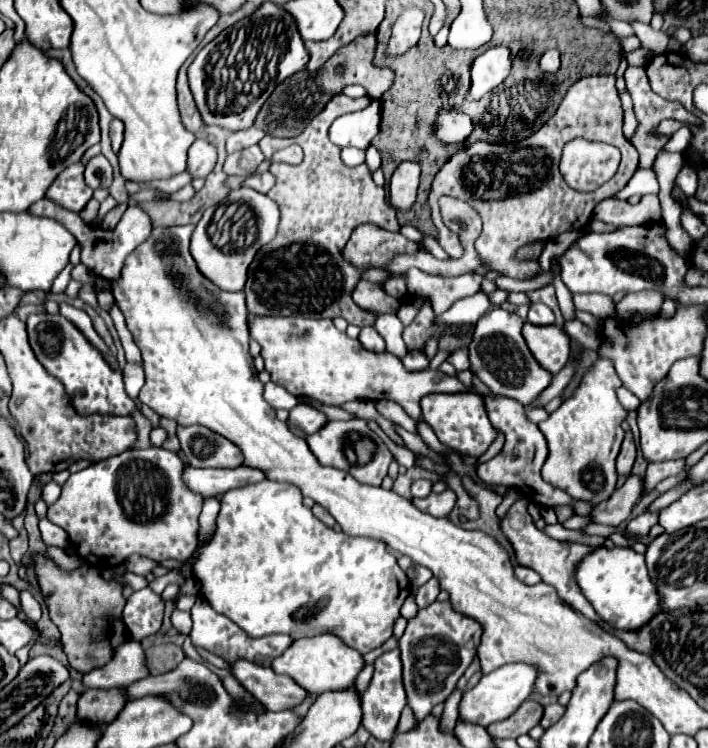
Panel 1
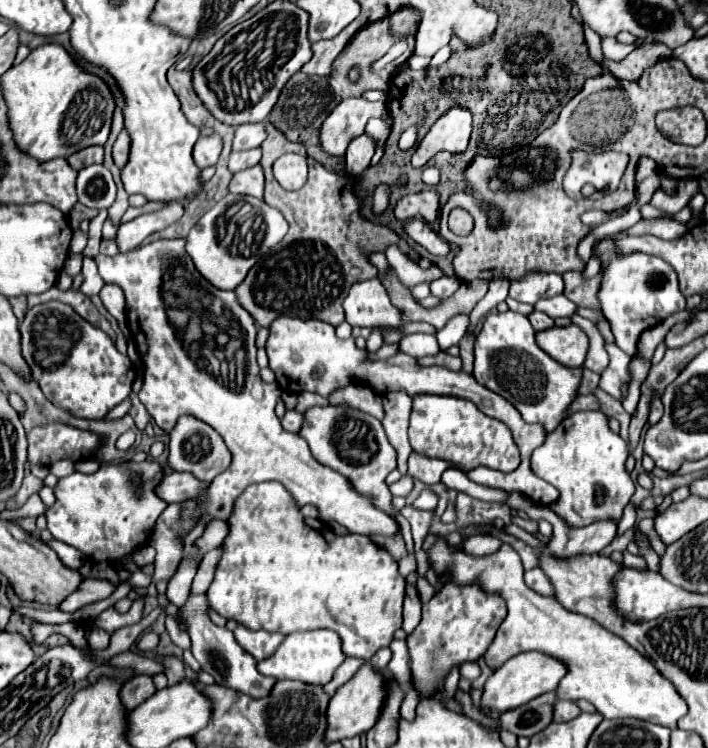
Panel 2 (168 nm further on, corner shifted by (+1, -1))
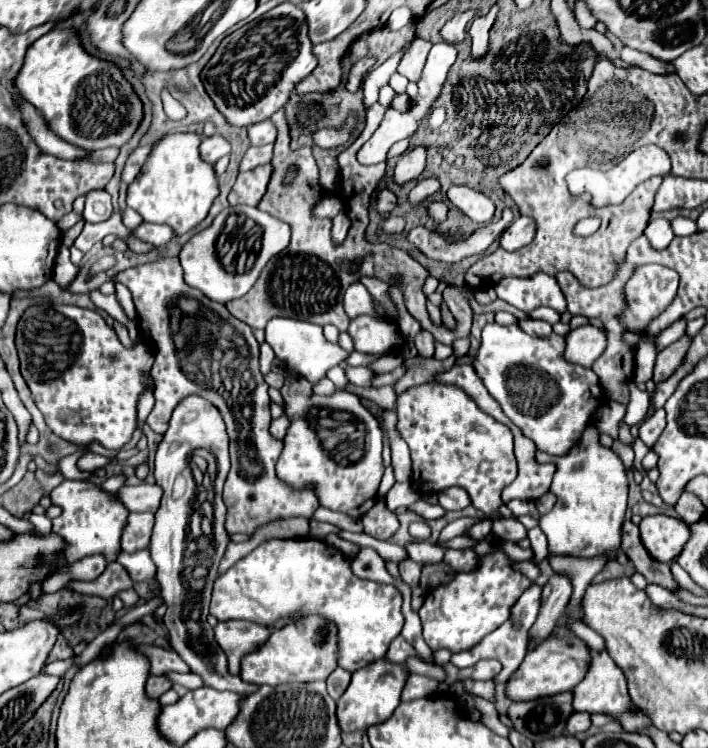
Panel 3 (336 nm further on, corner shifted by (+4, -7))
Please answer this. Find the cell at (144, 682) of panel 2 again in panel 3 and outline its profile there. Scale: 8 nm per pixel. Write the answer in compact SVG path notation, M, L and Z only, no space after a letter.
M150 676L146 682L146 694L152 700L158 700L170 688L172 688L172 684L164 676Z

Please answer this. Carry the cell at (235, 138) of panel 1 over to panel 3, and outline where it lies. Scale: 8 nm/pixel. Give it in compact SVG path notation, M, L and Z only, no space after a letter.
M270 120L252 124L248 128L248 140L250 141L249 148L258 148L258 146L268 146L276 140L276 128Z

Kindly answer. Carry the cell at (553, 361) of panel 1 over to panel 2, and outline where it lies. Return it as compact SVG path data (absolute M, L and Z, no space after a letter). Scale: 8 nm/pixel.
M569 324L565 328L553 326L551 330L543 330L537 334L537 342L557 362L563 362L563 366L571 368L583 366L589 350L587 334L575 324Z

